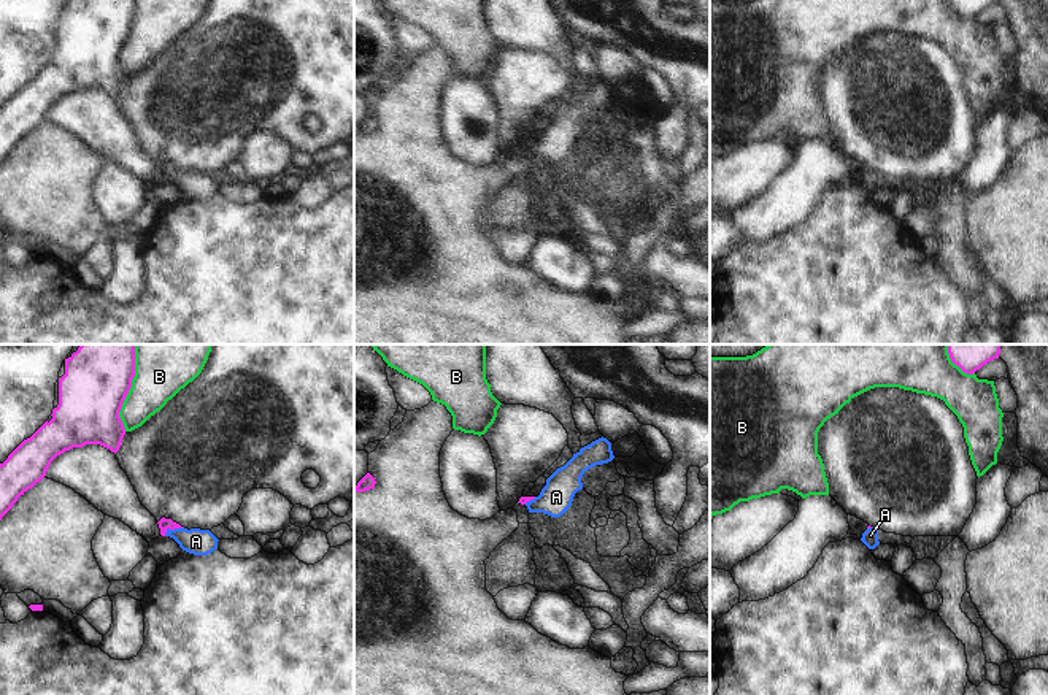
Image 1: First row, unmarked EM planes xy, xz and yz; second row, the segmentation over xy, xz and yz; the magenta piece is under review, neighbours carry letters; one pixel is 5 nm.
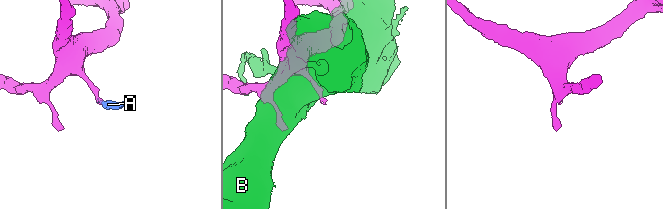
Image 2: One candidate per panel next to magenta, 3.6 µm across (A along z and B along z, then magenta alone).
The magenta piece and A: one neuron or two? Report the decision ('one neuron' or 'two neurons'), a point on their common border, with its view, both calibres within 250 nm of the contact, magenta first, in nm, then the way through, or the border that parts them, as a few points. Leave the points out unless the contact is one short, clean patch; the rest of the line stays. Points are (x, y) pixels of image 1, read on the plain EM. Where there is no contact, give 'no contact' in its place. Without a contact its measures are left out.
one neuron; contact xy (172, 173); calibres 60 and 130 nm; way xy (164, 168), (172, 173), (184, 183), (196, 186)

